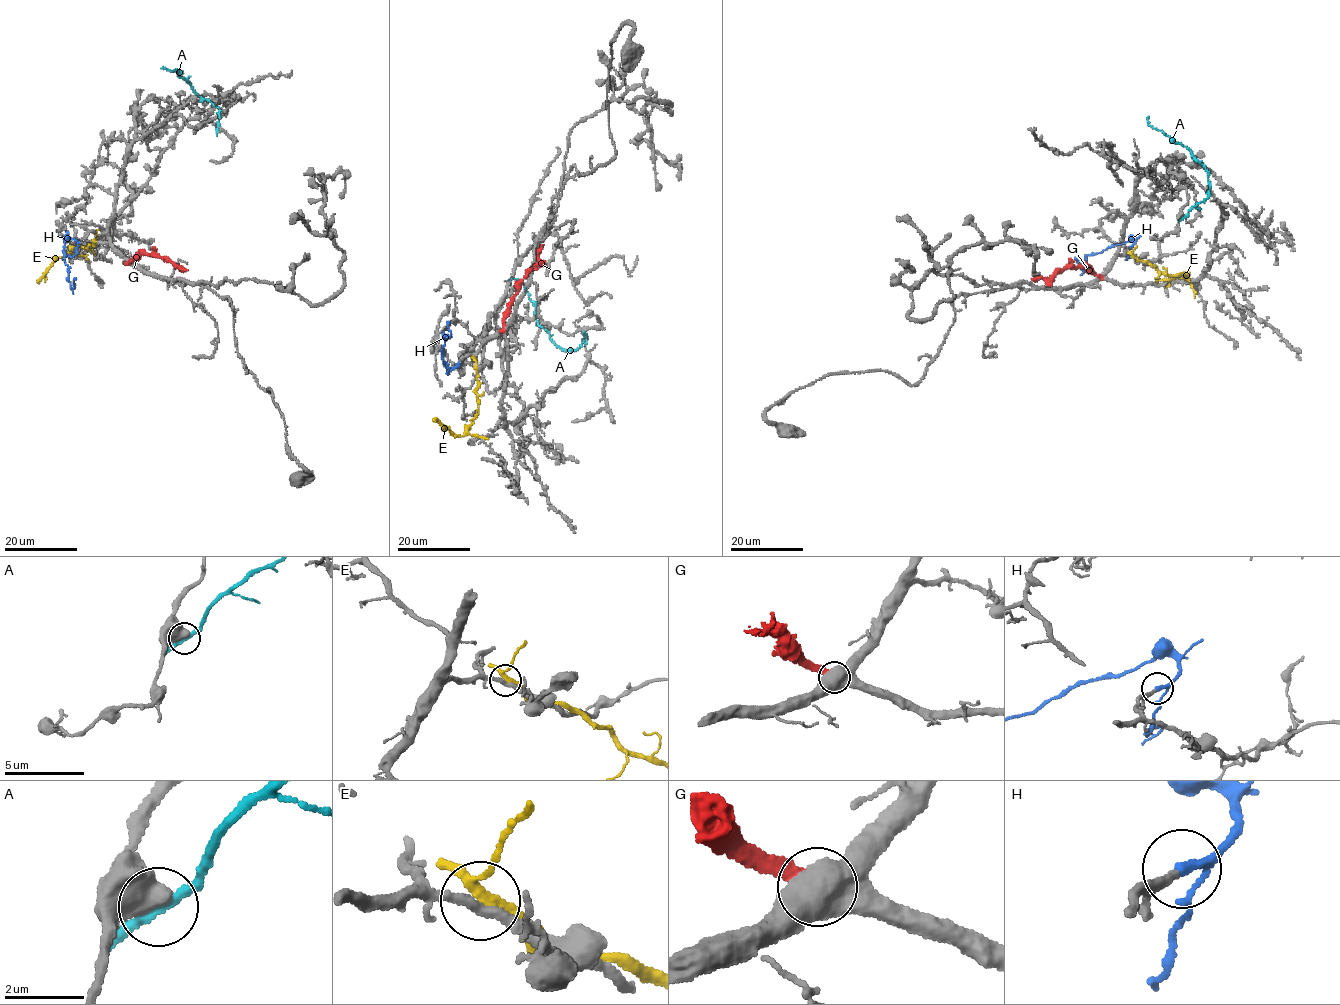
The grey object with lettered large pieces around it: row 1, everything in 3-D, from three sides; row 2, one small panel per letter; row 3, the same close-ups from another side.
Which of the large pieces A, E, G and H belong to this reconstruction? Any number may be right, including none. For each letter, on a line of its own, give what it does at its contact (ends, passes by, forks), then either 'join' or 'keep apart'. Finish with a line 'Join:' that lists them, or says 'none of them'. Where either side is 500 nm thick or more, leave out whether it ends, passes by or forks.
A: keep apart
E: it forks there; keep apart
G: keep apart
H: it passes by; join
Join: H

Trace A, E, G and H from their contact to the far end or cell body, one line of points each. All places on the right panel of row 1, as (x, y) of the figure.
A: (1184, 217), (1209, 194), (1208, 171), (1180, 143), (1148, 124), (1147, 117)
E: (1131, 255), (1168, 274), (1187, 276), (1187, 280), (1178, 276), (1158, 279), (1158, 283)
G: (1100, 277), (1084, 267), (1074, 266), (1048, 278), (1032, 280)
H: (1129, 247), (1133, 241), (1087, 255), (1084, 270), (1075, 257)

